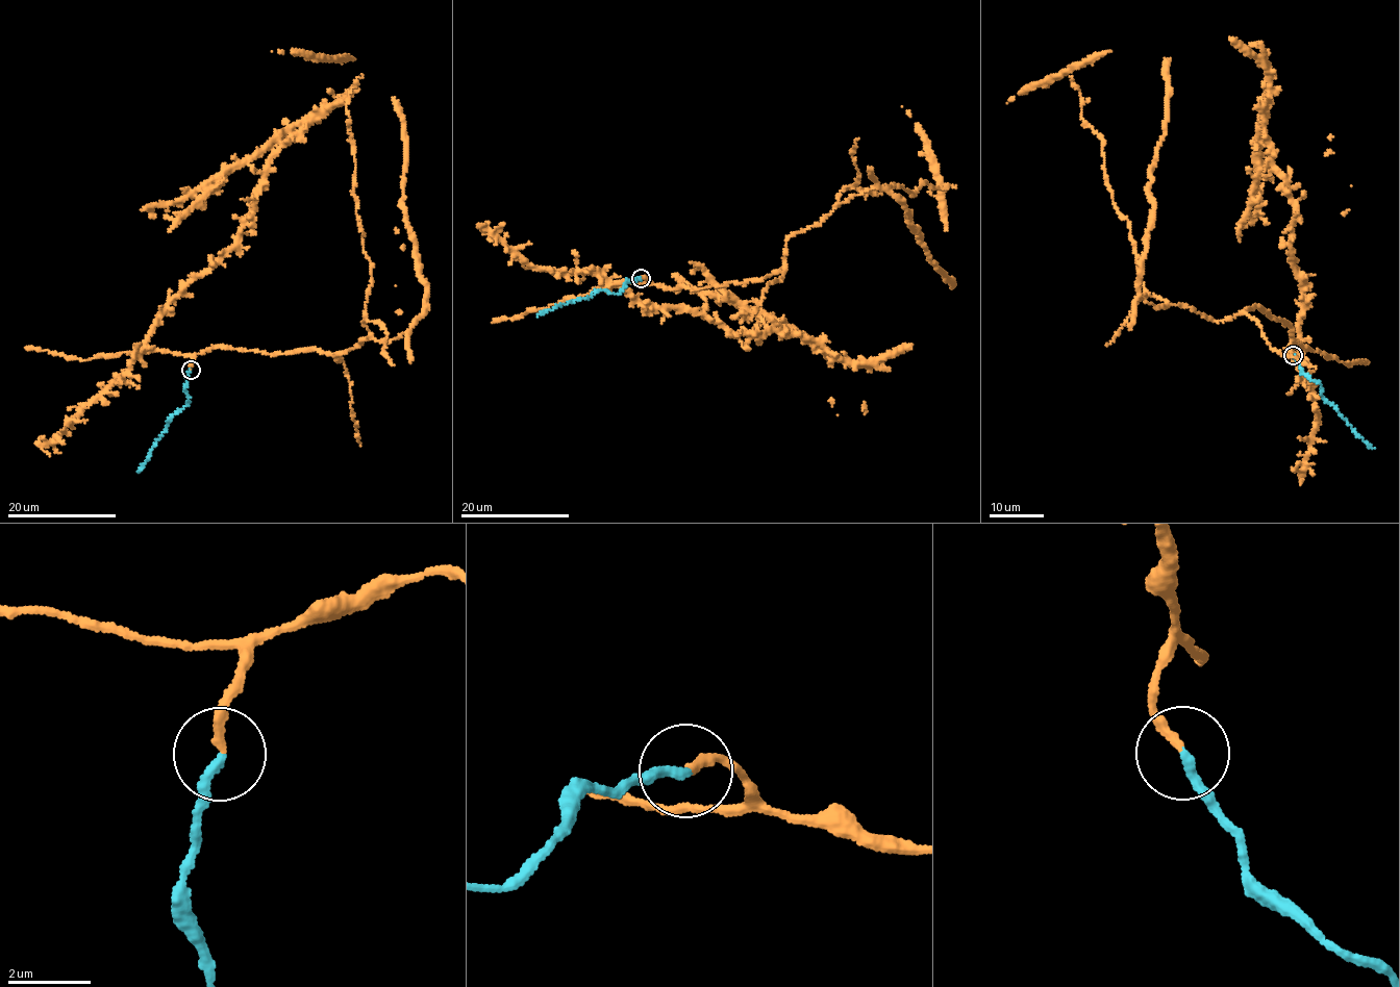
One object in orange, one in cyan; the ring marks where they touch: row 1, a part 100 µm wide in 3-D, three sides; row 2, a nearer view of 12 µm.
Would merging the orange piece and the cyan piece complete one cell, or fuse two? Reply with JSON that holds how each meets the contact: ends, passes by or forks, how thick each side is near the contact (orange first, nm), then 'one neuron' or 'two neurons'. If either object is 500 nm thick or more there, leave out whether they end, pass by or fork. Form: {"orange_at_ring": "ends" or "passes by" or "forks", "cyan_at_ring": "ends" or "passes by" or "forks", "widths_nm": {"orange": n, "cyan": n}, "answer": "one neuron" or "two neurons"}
{"orange_at_ring": "ends", "cyan_at_ring": "ends", "widths_nm": {"orange": 220, "cyan": 240}, "answer": "one neuron"}

